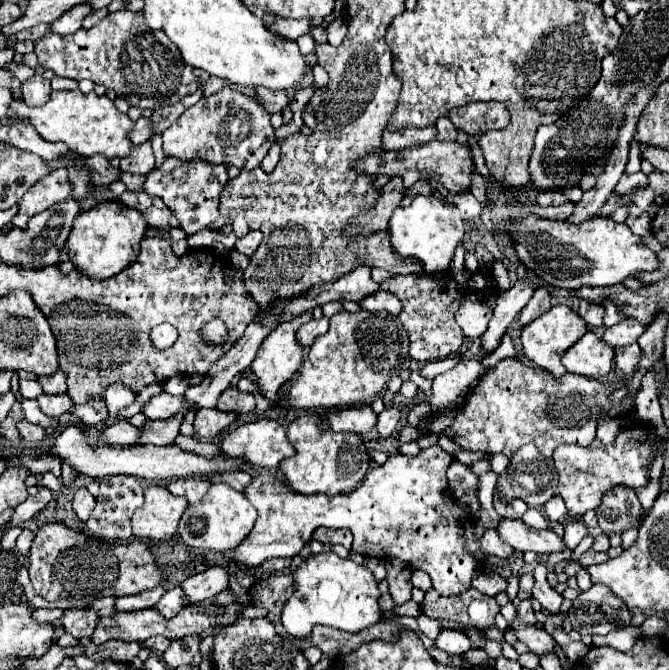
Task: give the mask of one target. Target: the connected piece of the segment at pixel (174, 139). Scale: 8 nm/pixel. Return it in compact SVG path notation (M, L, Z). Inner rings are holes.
M229 88L201 98L163 132L165 156L175 156L183 162L199 158L209 164L227 164L239 170L257 168L273 142L275 134L269 124L269 112L253 98Z

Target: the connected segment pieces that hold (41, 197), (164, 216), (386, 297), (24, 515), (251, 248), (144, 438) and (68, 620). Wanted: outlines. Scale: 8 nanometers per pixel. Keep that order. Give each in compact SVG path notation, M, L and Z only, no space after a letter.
M61 168L61 170L50 172L47 176L43 176L43 180L37 180L25 192L23 200L19 200L19 212L11 220L11 226L25 228L33 214L47 210L51 204L61 202L67 196L71 196L71 184L67 178L67 170Z
M131 192L131 194L121 194L119 200L127 206L127 208L135 208L139 210L145 218L147 218L147 224L151 228L157 228L157 230L169 230L169 218L173 216L171 210L163 204L163 200L159 198L151 198L147 196L145 192Z
M377 290L373 292L371 296L365 296L363 300L359 300L359 306L363 310L369 310L369 312L389 312L393 316L399 316L401 314L401 302L399 298L395 298L391 292L385 292L385 290Z
M41 488L35 496L29 496L25 502L21 502L21 504L15 508L13 518L11 518L11 522L9 522L5 528L19 526L19 524L27 522L27 520L33 518L37 512L41 512L51 500L53 500L53 492L51 492L49 488Z
M259 230L249 232L245 238L239 238L239 240L235 242L235 250L241 252L241 254L245 254L245 256L251 256L251 254L257 250L257 246L259 246L261 240L263 240L263 234L261 234Z
M181 414L167 420L147 420L141 428L141 438L135 444L153 444L153 446L173 444L179 434L181 420L183 420Z
M67 610L63 616L65 632L69 632L77 640L89 638L97 622L99 622L99 616L95 610Z

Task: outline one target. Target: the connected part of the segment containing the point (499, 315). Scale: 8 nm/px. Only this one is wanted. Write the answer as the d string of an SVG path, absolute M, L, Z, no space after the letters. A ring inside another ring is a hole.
M517 282L507 292L501 292L495 306L493 306L493 318L489 320L487 332L481 336L481 354L491 354L501 344L507 328L515 320L515 316L521 312L521 308L529 302L531 294L535 292L531 282Z

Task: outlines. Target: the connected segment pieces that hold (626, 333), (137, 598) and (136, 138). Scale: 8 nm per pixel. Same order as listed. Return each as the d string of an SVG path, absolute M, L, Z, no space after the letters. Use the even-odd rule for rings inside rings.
M629 318L629 320L623 320L623 322L607 328L603 334L603 342L607 342L609 346L627 346L627 344L637 342L637 338L643 332L645 332L645 326L639 324L637 320Z
M159 584L147 592L139 592L139 594L131 594L131 596L123 596L123 598L117 598L115 606L119 612L137 612L137 610L147 610L147 608L153 608L159 598L163 596L163 592L167 592L167 586L165 584Z
M139 118L135 124L133 124L133 128L131 128L131 132L127 134L129 136L129 140L133 142L133 144L141 144L141 142L147 142L149 140L149 126L151 122L149 122L149 118Z

